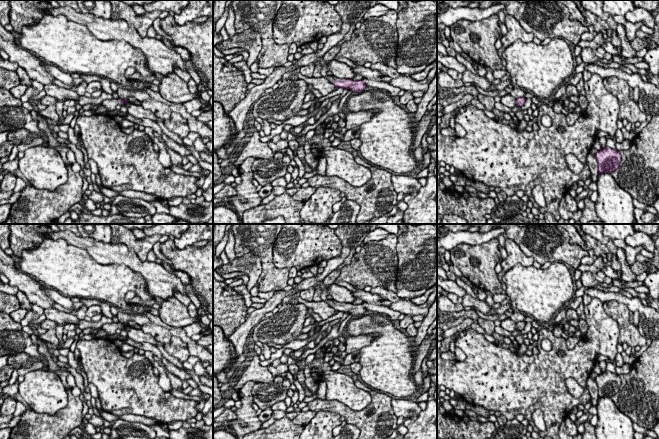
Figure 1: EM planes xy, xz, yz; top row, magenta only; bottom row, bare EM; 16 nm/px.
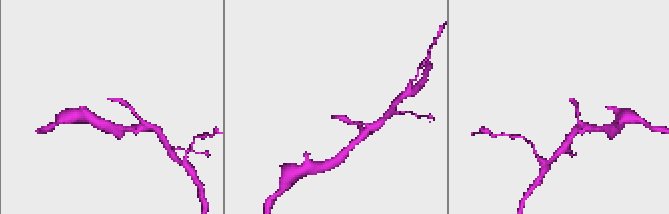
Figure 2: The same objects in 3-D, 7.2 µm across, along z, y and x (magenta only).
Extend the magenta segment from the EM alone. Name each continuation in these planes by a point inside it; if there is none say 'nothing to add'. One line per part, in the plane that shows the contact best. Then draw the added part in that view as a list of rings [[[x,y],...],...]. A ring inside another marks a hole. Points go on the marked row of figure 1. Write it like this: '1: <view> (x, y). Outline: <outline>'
1: xz (330, 55). Outline: [[[334,46],[323,56],[325,65],[321,68],[320,73],[321,73],[322,77],[327,78],[331,83],[333,83],[334,81],[344,81],[345,80],[343,78],[338,78],[333,75],[331,75],[331,76],[327,75],[327,72],[328,72],[327,64],[330,61],[334,60],[335,56],[339,52],[339,50],[340,50],[340,46],[338,46],[338,47]]]

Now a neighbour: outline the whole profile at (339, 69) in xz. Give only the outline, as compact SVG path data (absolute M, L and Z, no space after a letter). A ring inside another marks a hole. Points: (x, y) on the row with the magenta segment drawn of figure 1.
M335 59L327 64L327 69L332 73L333 76L338 78L353 79L356 76L352 67Z

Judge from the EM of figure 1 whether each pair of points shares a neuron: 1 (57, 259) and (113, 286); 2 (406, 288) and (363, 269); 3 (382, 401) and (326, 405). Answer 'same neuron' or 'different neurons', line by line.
1: same neuron
2: different neurons
3: same neuron

